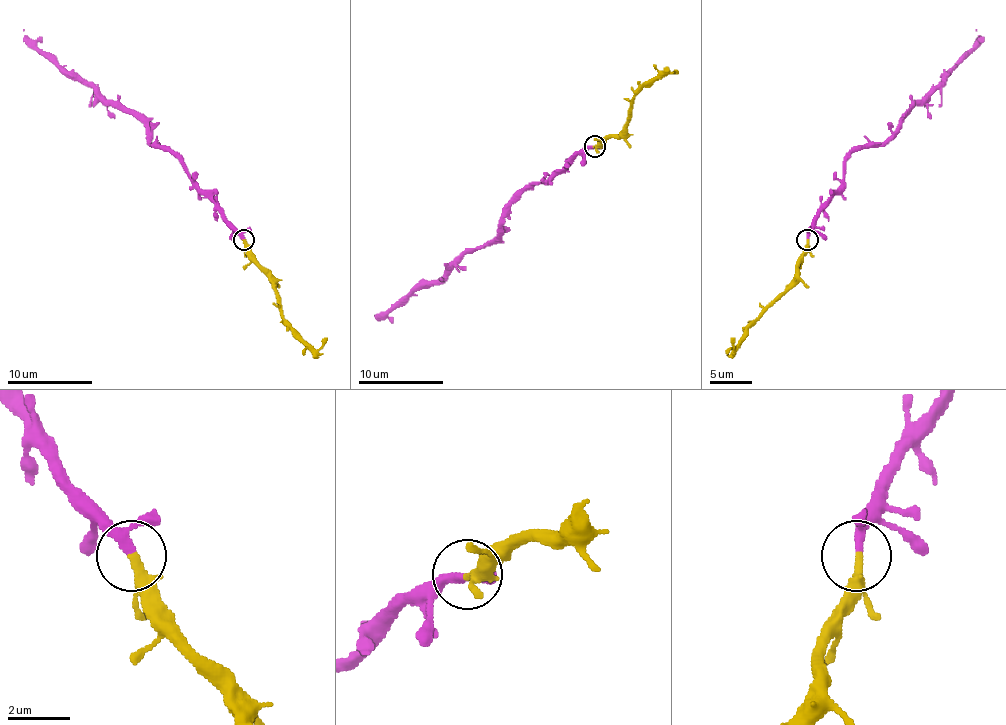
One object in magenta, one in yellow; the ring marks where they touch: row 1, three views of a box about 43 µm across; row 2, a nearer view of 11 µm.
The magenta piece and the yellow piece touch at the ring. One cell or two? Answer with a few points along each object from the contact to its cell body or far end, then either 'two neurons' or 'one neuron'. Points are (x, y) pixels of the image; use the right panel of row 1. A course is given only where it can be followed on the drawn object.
magenta via (806, 238), (806, 229), (840, 187), (842, 162), (853, 151), (880, 145), (973, 46), (975, 29) | yellow via (806, 240), (796, 280), (760, 316), (735, 350), (735, 337) | one neuron

